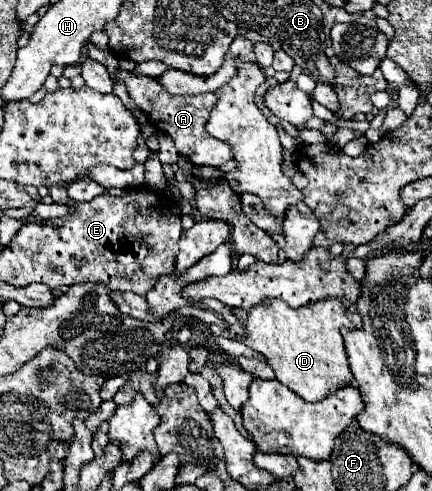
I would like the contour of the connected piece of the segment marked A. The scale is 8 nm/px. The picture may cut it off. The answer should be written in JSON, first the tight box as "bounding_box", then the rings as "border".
{"bounding_box":[115,69,233,167],"border":[[[117,69],[115,81],[123,83],[127,87],[127,93],[129,93],[131,101],[137,105],[137,109],[141,109],[145,115],[149,115],[149,119],[153,121],[153,127],[159,129],[161,133],[169,135],[175,141],[179,155],[187,157],[193,165],[219,167],[219,165],[225,165],[229,159],[233,159],[233,151],[229,149],[229,145],[225,145],[223,141],[217,141],[213,135],[209,135],[205,131],[209,113],[211,113],[213,105],[217,103],[215,93],[189,95],[189,97],[171,95],[171,93],[167,93],[167,89],[161,89],[161,81],[157,81],[157,77],[135,75],[133,71],[125,71],[125,69]]]}

